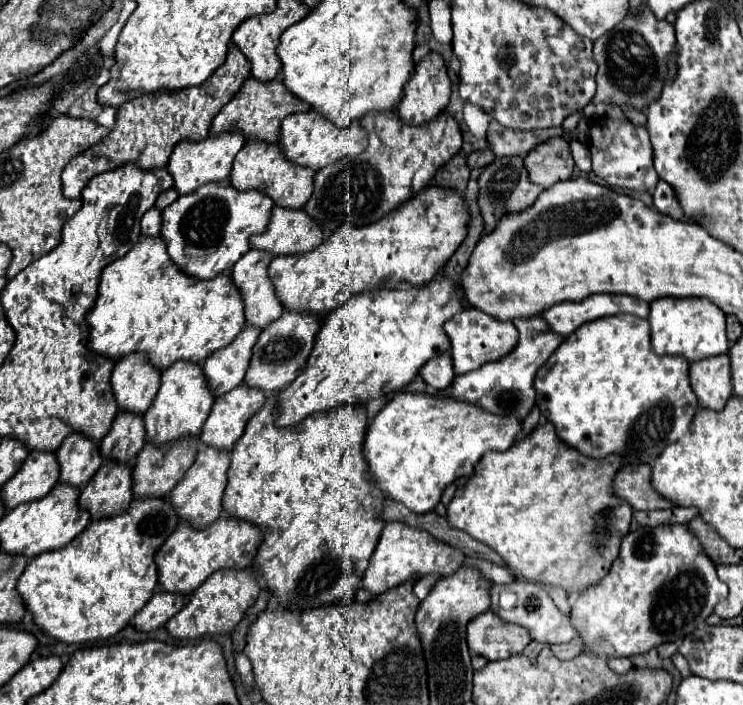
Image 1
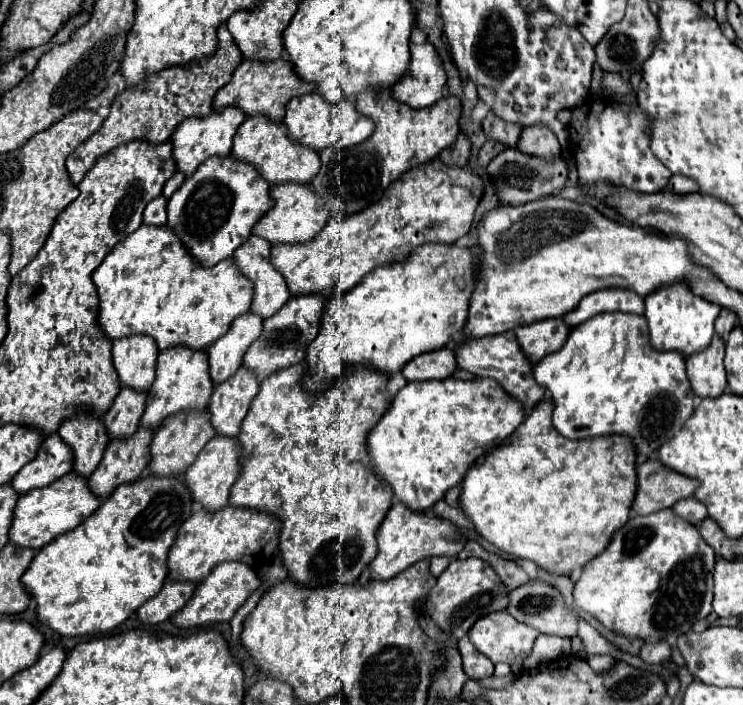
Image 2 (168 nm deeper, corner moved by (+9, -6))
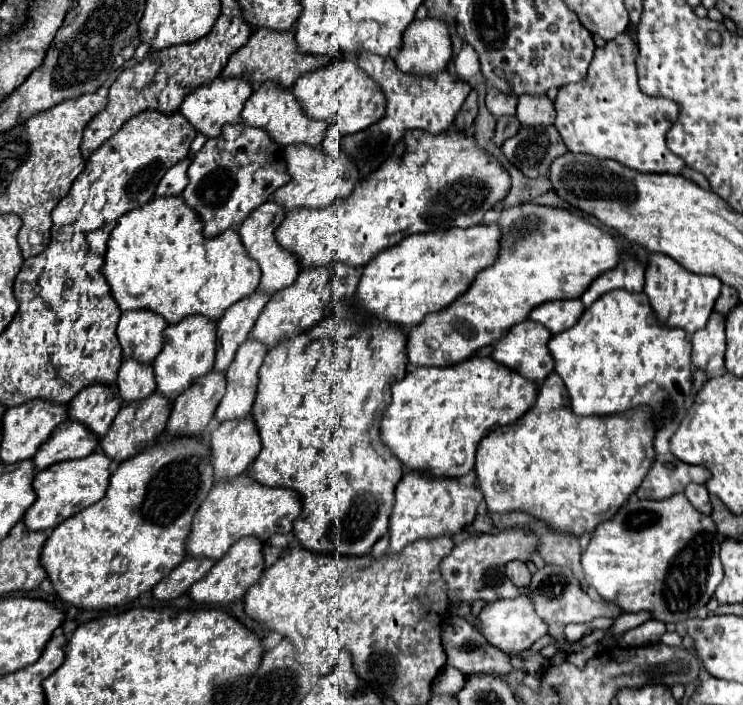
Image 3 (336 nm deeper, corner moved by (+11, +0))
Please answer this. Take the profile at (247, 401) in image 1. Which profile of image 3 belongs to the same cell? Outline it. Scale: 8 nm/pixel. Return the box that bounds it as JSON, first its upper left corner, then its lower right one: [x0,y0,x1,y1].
[216,339,266,423]

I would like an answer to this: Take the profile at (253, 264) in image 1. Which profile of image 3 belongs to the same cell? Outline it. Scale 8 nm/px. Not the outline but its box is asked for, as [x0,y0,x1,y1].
[238,201,300,295]

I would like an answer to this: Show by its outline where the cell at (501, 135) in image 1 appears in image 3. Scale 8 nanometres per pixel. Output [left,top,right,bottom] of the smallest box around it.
[486,89,518,119]

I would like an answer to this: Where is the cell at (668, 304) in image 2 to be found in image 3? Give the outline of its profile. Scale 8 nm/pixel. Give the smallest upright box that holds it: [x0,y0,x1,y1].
[644,253,720,333]

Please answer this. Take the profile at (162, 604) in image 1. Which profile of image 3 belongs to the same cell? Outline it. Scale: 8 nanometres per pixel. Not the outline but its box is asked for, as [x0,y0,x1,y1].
[152,559,212,601]

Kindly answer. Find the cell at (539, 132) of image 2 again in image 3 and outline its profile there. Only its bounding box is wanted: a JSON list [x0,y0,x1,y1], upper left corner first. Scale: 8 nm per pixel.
[516,97,556,127]

